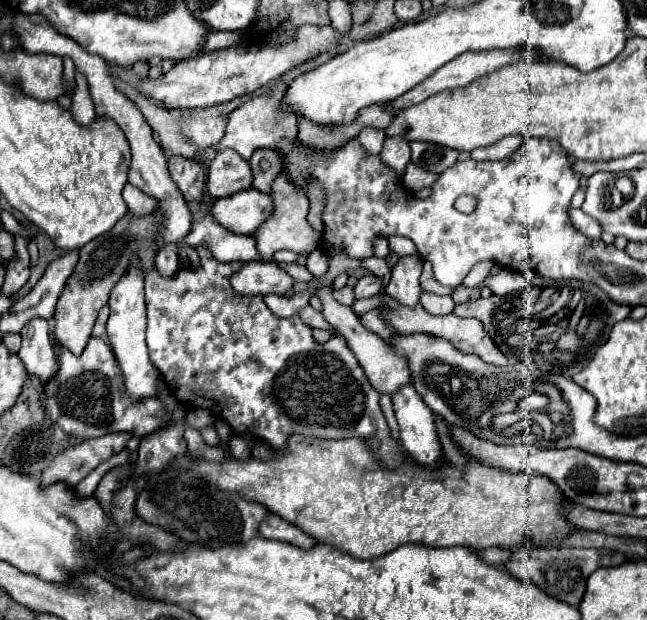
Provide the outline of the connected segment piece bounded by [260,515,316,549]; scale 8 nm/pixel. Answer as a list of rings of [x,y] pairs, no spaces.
[[[270,515],[262,521],[260,535],[274,539],[274,541],[284,541],[284,543],[290,543],[290,545],[296,545],[296,547],[302,547],[302,549],[312,549],[316,545],[316,539],[308,537],[298,527],[280,519],[278,515]]]

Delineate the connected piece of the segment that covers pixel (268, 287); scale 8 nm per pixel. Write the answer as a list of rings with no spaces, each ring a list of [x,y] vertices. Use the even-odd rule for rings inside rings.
[[[252,261],[244,263],[244,269],[232,277],[232,289],[244,297],[266,297],[266,295],[288,295],[294,279],[276,263]]]

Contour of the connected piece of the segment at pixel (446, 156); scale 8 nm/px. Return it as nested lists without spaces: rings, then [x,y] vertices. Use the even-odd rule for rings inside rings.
[[[414,141],[410,143],[410,151],[412,151],[412,163],[422,169],[430,169],[432,173],[444,173],[458,159],[458,151],[436,143]]]

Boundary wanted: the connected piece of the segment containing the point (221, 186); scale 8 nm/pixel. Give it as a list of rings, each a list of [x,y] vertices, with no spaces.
[[[236,151],[218,153],[208,165],[206,185],[212,197],[230,197],[252,187],[252,169]]]

